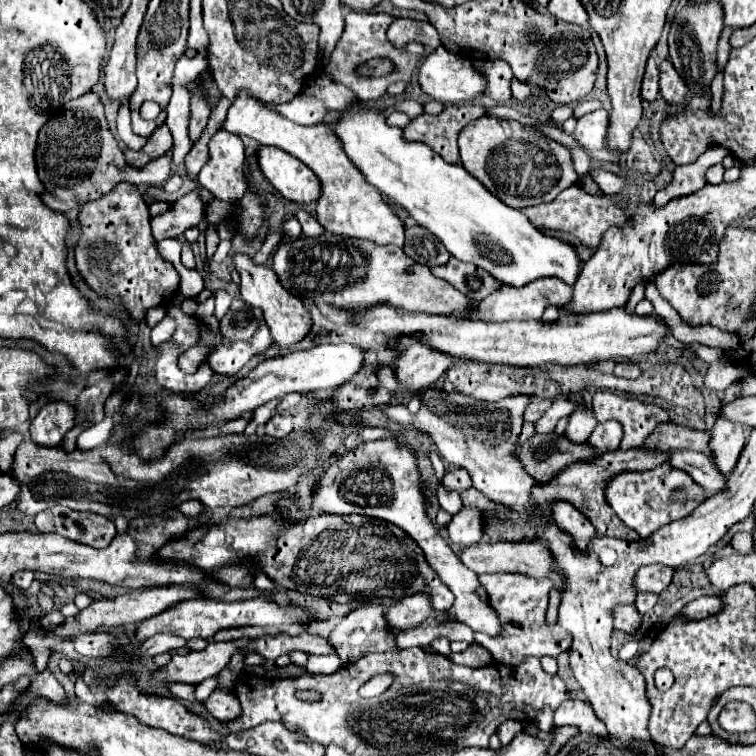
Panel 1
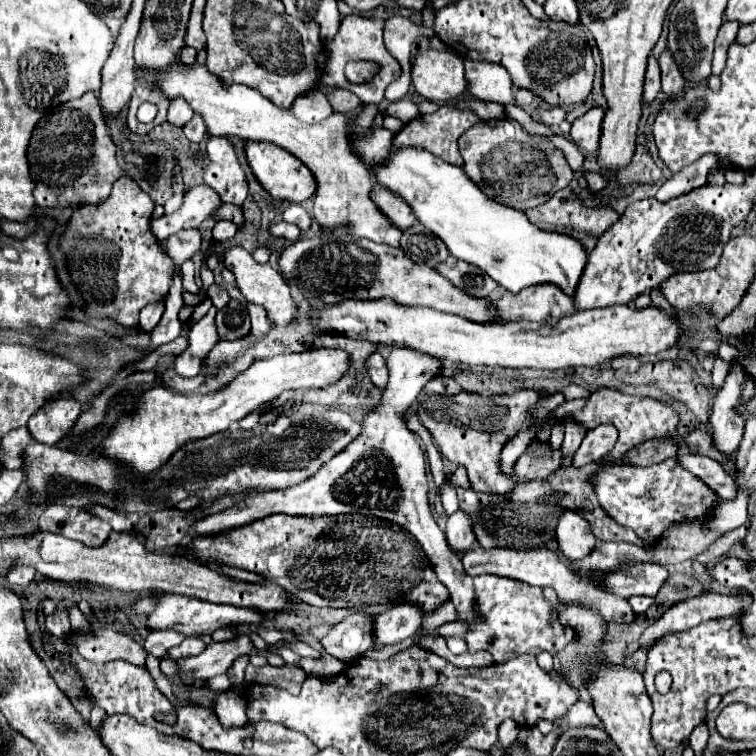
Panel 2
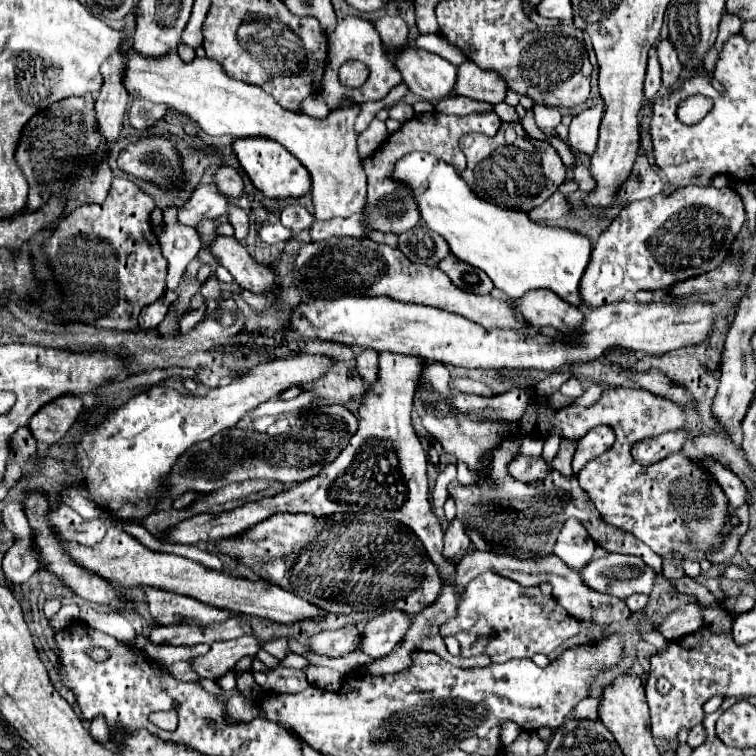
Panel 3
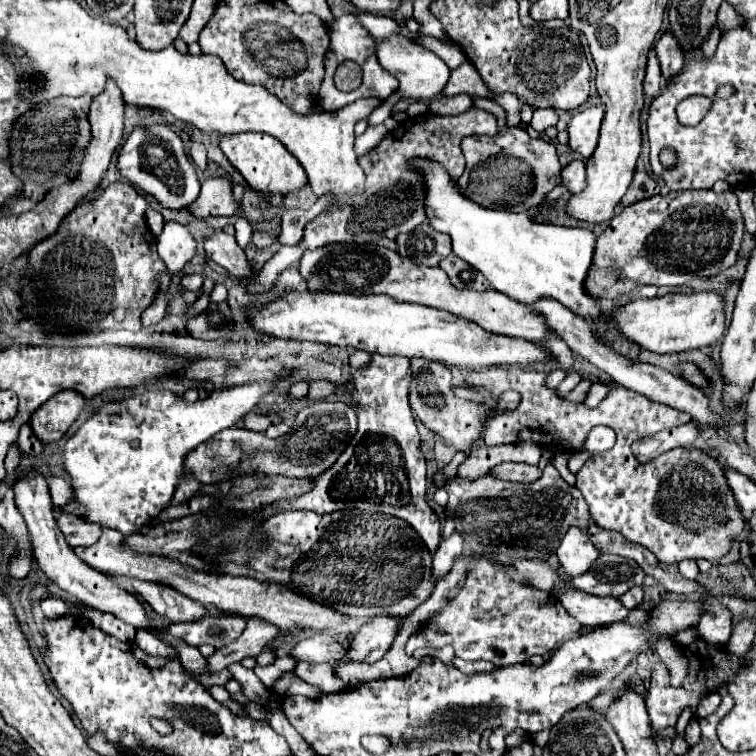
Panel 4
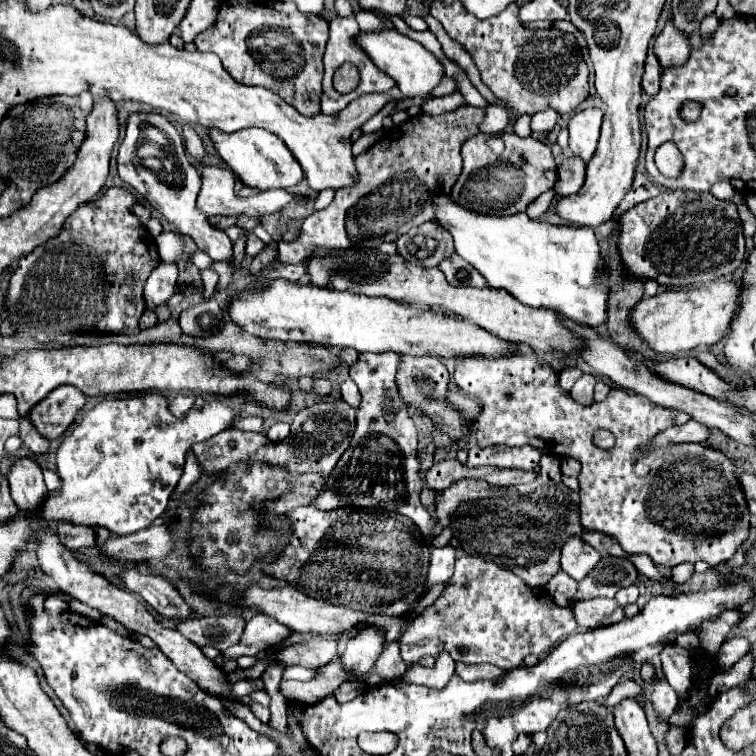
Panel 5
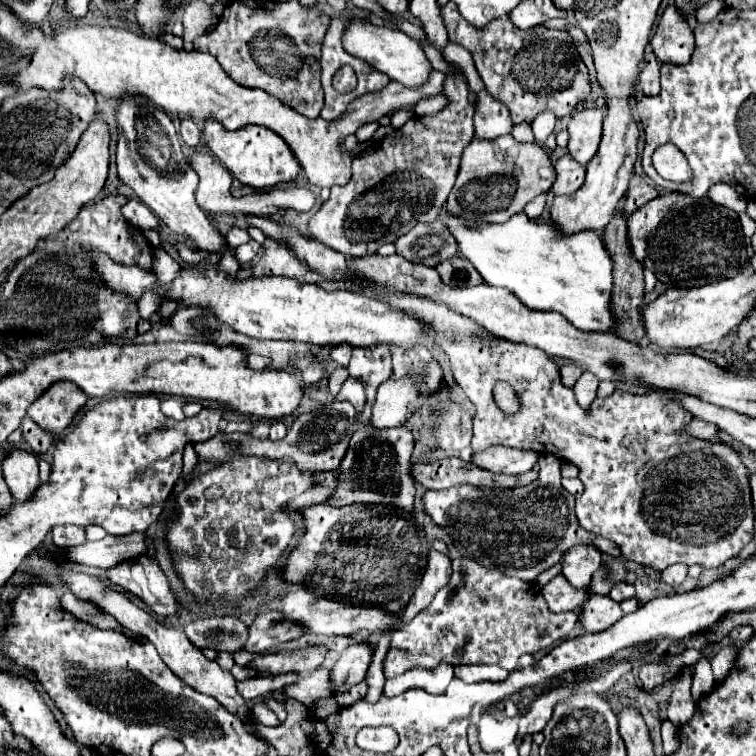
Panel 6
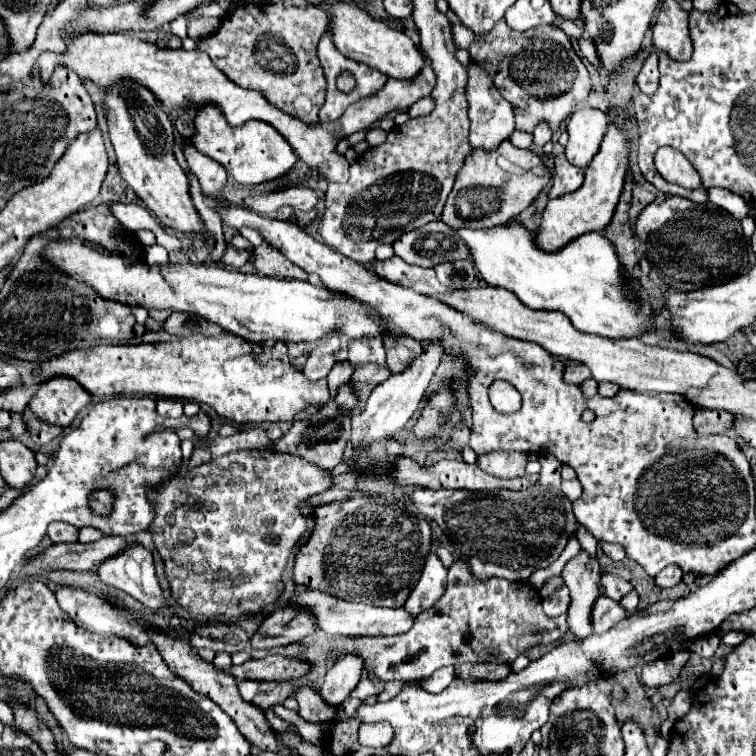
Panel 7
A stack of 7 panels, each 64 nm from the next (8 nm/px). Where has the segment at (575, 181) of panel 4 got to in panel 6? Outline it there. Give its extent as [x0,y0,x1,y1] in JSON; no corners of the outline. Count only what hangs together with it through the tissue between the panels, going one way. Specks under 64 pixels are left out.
[552,154,584,196]

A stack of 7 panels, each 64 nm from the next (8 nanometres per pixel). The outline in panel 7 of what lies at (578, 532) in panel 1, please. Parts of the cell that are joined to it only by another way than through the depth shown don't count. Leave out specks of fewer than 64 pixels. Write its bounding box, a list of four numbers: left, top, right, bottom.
[562,552,600,642]

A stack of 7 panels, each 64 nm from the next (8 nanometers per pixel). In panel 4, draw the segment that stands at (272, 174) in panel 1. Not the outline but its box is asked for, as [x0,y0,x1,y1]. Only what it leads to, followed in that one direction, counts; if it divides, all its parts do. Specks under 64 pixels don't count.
[218,132,306,194]

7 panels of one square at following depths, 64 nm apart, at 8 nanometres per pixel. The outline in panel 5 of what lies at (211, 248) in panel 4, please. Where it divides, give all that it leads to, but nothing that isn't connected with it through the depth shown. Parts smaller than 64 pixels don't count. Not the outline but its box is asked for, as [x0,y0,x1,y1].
[118,110,232,262]

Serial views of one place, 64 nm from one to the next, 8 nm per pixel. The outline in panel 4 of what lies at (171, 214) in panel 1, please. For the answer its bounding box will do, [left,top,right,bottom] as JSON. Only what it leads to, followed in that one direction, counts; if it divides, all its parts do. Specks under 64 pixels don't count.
[190,176,242,218]

